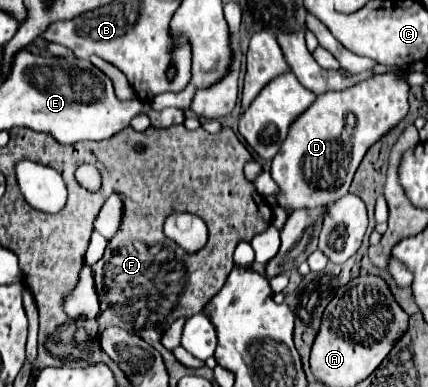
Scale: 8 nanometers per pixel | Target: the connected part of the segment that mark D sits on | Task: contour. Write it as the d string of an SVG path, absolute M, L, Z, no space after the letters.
M384 72L342 92L320 94L312 108L290 128L288 138L272 160L272 178L280 186L278 204L294 210L316 208L348 194L354 172L368 148L392 132L408 114L408 92L410 86L404 72Z

